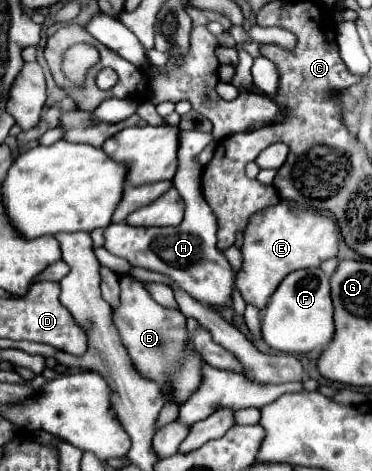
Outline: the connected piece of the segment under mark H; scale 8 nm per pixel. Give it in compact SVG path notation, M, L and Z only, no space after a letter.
M179 129L179 167L173 179L179 195L185 201L185 219L179 227L131 227L127 223L111 223L105 229L105 247L113 255L119 255L133 263L155 273L167 275L173 283L183 287L193 299L209 307L227 307L235 287L235 271L227 257L217 249L217 217L201 191L201 163L197 155L213 139L211 133L185 131Z

